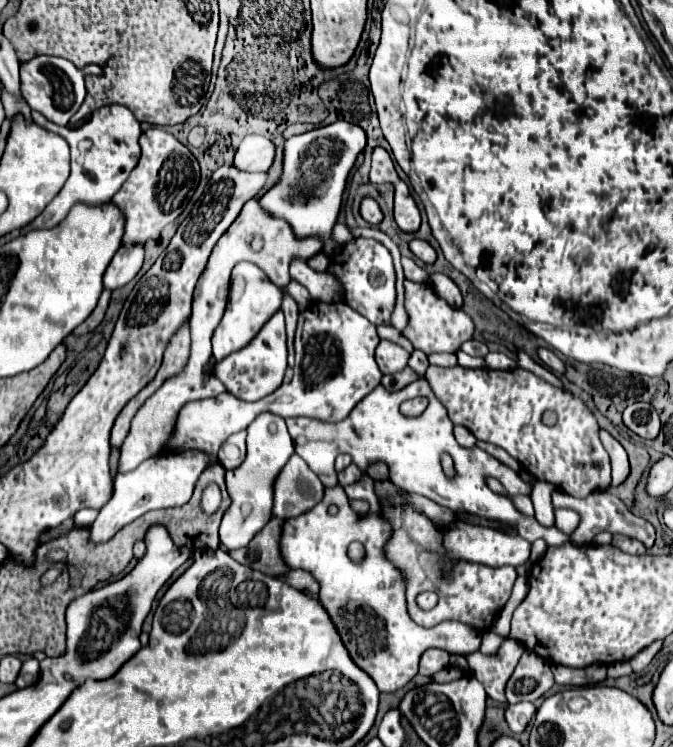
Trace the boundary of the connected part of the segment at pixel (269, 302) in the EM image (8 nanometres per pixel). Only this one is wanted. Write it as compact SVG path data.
M240 262L232 270L230 296L228 296L228 306L226 306L224 318L212 336L214 358L220 362L228 354L244 348L260 332L260 328L272 318L272 314L280 310L280 300L282 300L282 290L278 286L274 286L258 266L254 266L250 262Z

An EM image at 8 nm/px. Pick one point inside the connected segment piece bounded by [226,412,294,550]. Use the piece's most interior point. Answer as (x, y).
(251, 486)

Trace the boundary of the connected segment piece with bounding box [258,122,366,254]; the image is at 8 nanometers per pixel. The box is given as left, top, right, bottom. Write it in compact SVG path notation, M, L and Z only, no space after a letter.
M334 122L330 126L314 128L310 132L292 136L284 146L284 168L280 182L268 190L258 202L264 210L284 218L296 236L322 236L324 252L334 254L340 246L332 242L330 234L336 224L342 192L356 156L366 146L366 134L360 126L350 122Z

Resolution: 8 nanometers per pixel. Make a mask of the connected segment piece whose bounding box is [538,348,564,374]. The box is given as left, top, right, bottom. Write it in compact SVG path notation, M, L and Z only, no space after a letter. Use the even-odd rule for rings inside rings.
M538 348L538 354L540 354L540 360L542 360L550 370L564 374L564 362L562 362L554 352L550 352L548 348Z

